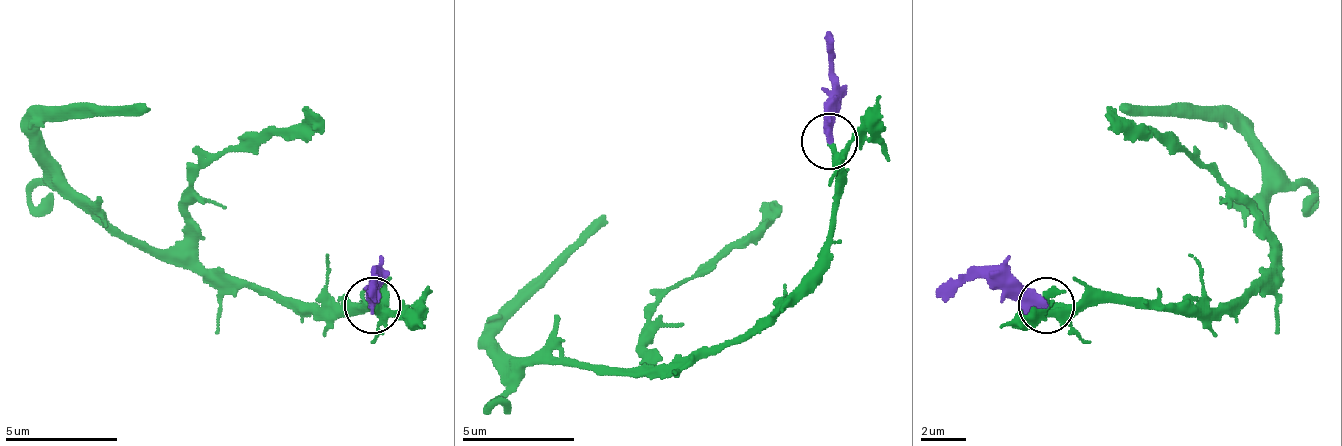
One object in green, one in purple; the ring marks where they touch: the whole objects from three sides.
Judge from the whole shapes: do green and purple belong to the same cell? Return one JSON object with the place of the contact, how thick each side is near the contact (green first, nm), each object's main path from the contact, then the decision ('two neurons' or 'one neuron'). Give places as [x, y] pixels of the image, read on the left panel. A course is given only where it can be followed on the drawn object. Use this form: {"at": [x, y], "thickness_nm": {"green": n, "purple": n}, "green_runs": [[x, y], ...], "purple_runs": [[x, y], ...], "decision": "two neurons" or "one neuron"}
{"at": [372, 305], "thickness_nm": {"green": 280, "purple": 400}, "green_runs": [[370, 304], [303, 309], [213, 270], [157, 259], [62, 175], [40, 136], [51, 119], [146, 108]], "purple_runs": [[370, 304], [376, 276], [370, 298]], "decision": "one neuron"}

